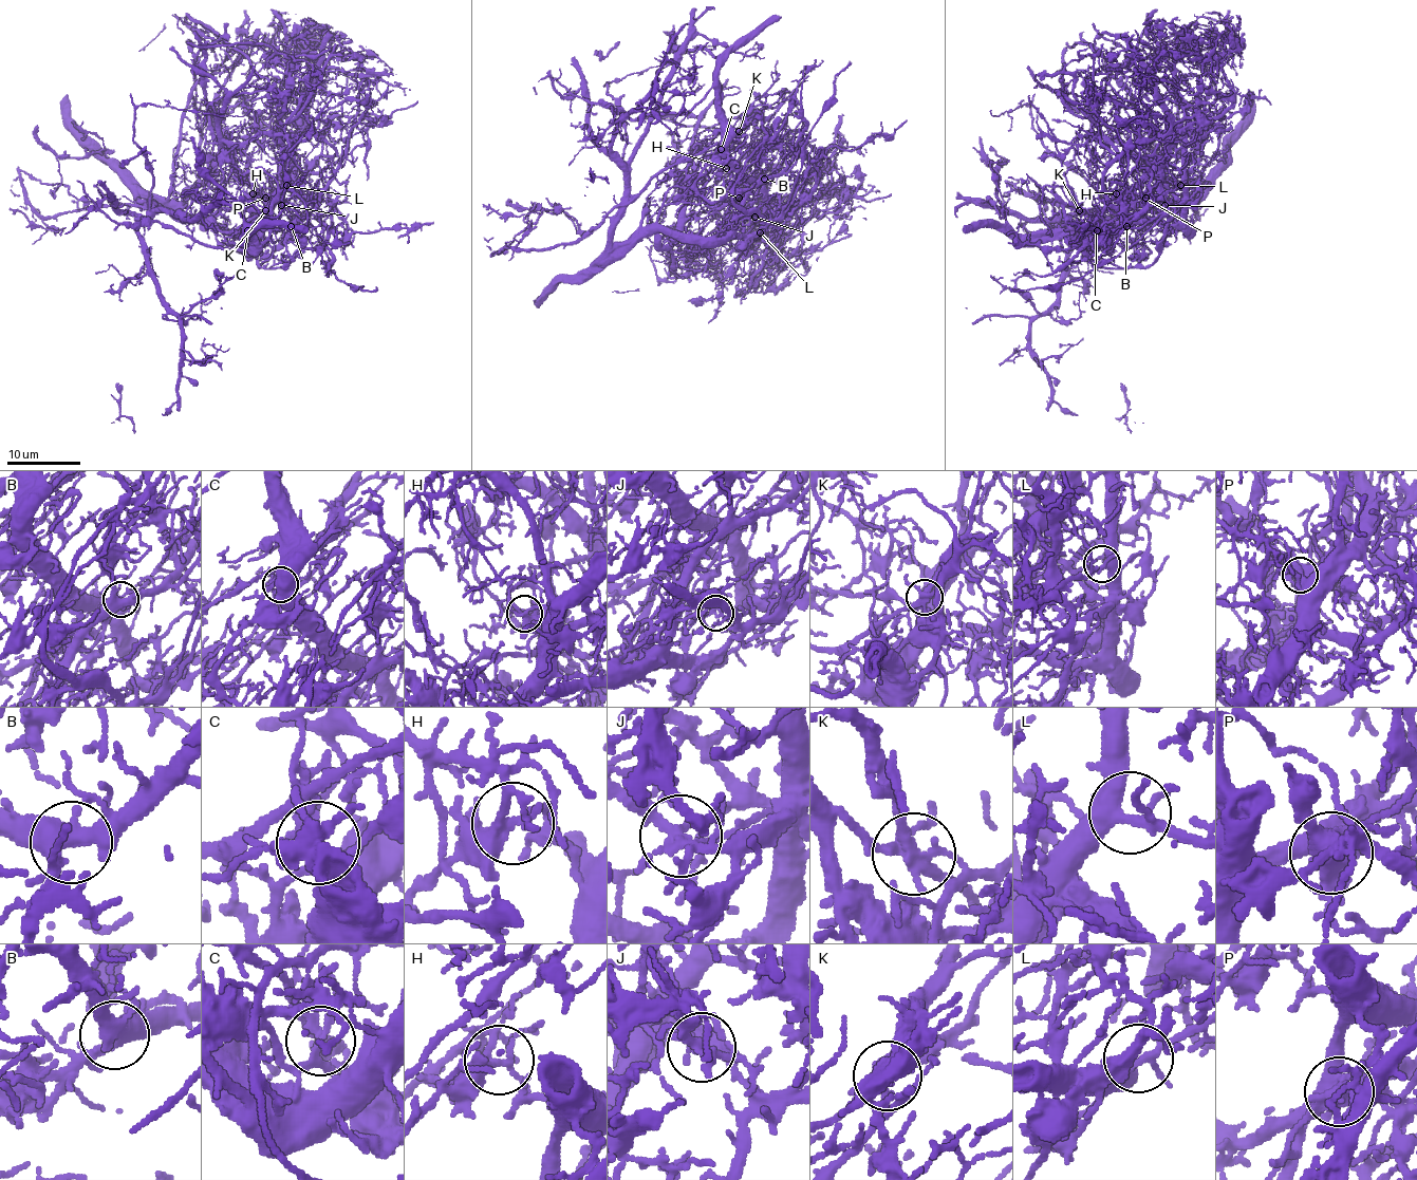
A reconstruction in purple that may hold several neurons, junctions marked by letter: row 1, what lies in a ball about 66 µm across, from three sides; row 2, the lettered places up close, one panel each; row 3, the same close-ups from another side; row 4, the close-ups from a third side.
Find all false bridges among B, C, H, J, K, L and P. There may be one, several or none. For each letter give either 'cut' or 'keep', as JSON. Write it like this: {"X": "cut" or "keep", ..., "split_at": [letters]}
{"B": "keep", "C": "cut", "H": "cut", "J": "cut", "K": "cut", "L": "keep", "P": "cut", "split_at": ["C", "H", "J", "K", "P"]}

